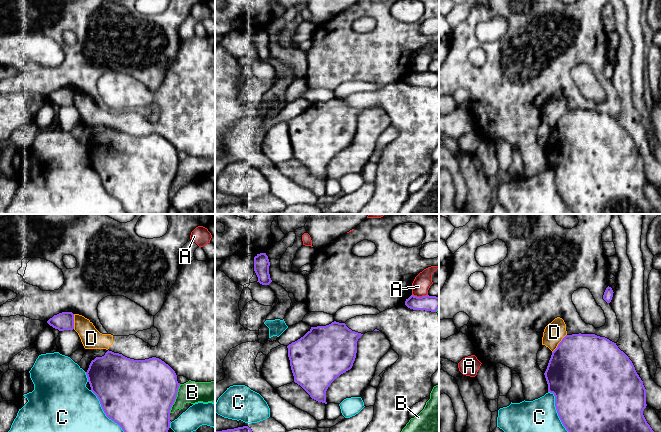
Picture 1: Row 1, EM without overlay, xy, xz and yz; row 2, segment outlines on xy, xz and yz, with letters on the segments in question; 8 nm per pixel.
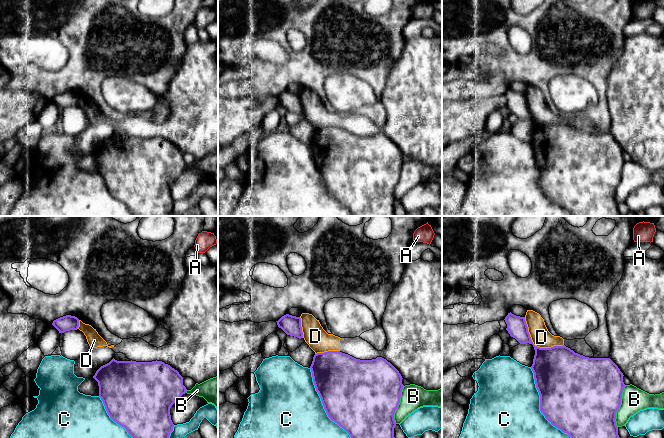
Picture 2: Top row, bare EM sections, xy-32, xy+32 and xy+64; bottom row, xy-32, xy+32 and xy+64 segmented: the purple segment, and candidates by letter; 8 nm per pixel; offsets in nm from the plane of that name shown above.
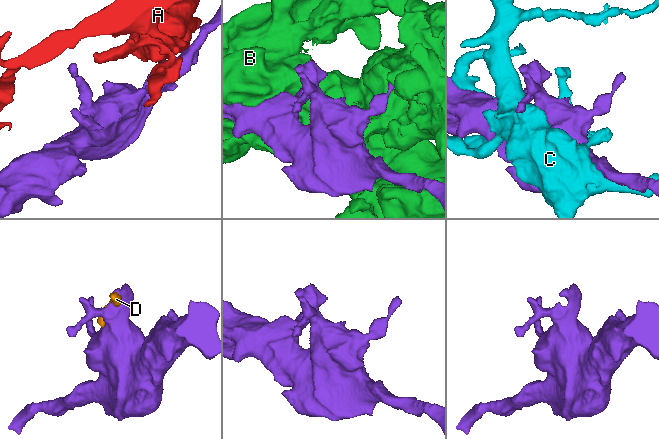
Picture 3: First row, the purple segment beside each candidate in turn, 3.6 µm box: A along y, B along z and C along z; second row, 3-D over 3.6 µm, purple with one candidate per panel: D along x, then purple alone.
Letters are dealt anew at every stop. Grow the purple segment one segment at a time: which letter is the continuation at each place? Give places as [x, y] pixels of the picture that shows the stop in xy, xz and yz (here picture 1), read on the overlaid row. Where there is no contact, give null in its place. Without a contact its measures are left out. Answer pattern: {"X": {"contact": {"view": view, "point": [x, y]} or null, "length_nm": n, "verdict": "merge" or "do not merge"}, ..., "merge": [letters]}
{"A": {"contact": {"view": "xz", "point": [420, 297]}, "length_nm": 130, "verdict": "do not merge"}, "B": {"contact": {"view": "xy", "point": [175, 398]}, "length_nm": 240, "verdict": "do not merge"}, "C": {"contact": {"view": "xy", "point": [104, 412]}, "length_nm": 440, "verdict": "do not merge"}, "D": {"contact": {"view": "yz", "point": [559, 343]}, "length_nm": 190, "verdict": "do not merge"}, "merge": []}

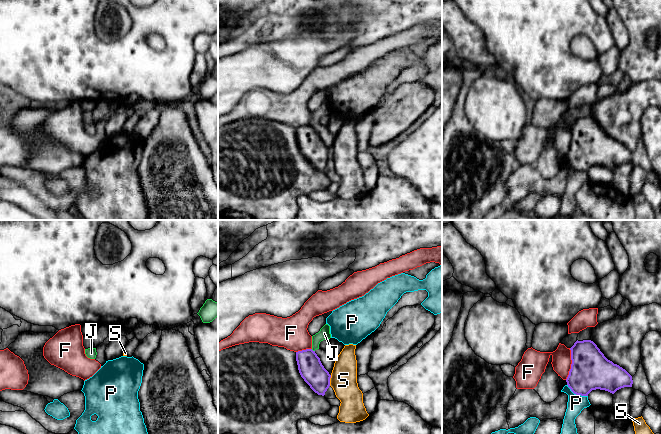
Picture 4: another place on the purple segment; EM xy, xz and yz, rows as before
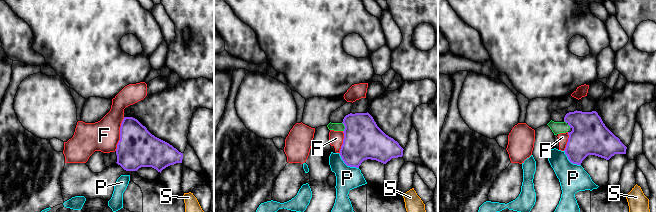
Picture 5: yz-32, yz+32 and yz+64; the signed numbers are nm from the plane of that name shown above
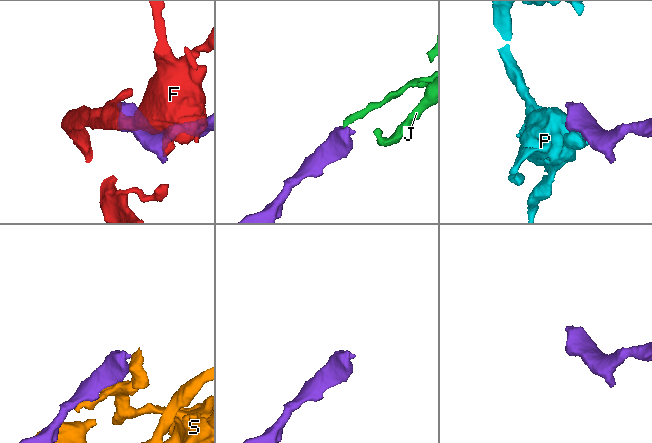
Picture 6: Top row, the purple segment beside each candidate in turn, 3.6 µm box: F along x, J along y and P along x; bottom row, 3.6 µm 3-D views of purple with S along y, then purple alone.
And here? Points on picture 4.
{"F": {"contact": {"view": "yz", "point": [571, 364]}, "length_nm": 260, "verdict": "do not merge"}, "J": {"contact": {"view": "xz", "point": [312, 350]}, "length_nm": 40, "verdict": "do not merge"}, "P": {"contact": {"view": "yz", "point": [576, 394]}, "length_nm": 190, "verdict": "do not merge"}, "S": {"contact": {"view": "xz", "point": [329, 380]}, "length_nm": 90, "verdict": "do not merge"}, "merge": []}

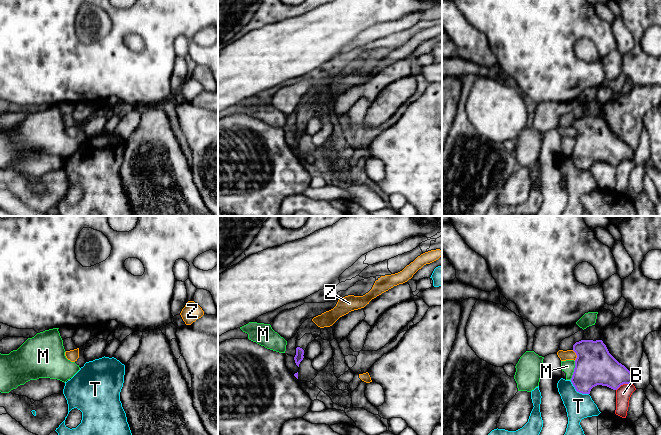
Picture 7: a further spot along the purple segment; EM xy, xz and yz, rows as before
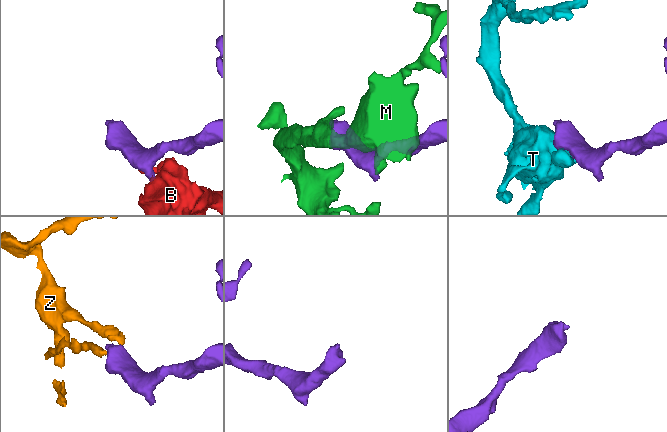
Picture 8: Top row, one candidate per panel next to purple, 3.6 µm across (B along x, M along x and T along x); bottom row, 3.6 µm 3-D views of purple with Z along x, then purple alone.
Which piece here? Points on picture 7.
{"B": {"contact": {"view": "yz", "point": [624, 383]}, "length_nm": 150, "verdict": "do not merge"}, "M": {"contact": {"view": "yz", "point": [574, 370]}, "length_nm": 160, "verdict": "do not merge"}, "T": {"contact": {"view": "yz", "point": [577, 391]}, "length_nm": 190, "verdict": "do not merge"}, "Z": {"contact": {"view": "yz", "point": [576, 354]}, "length_nm": 90, "verdict": "do not merge"}, "merge": []}

